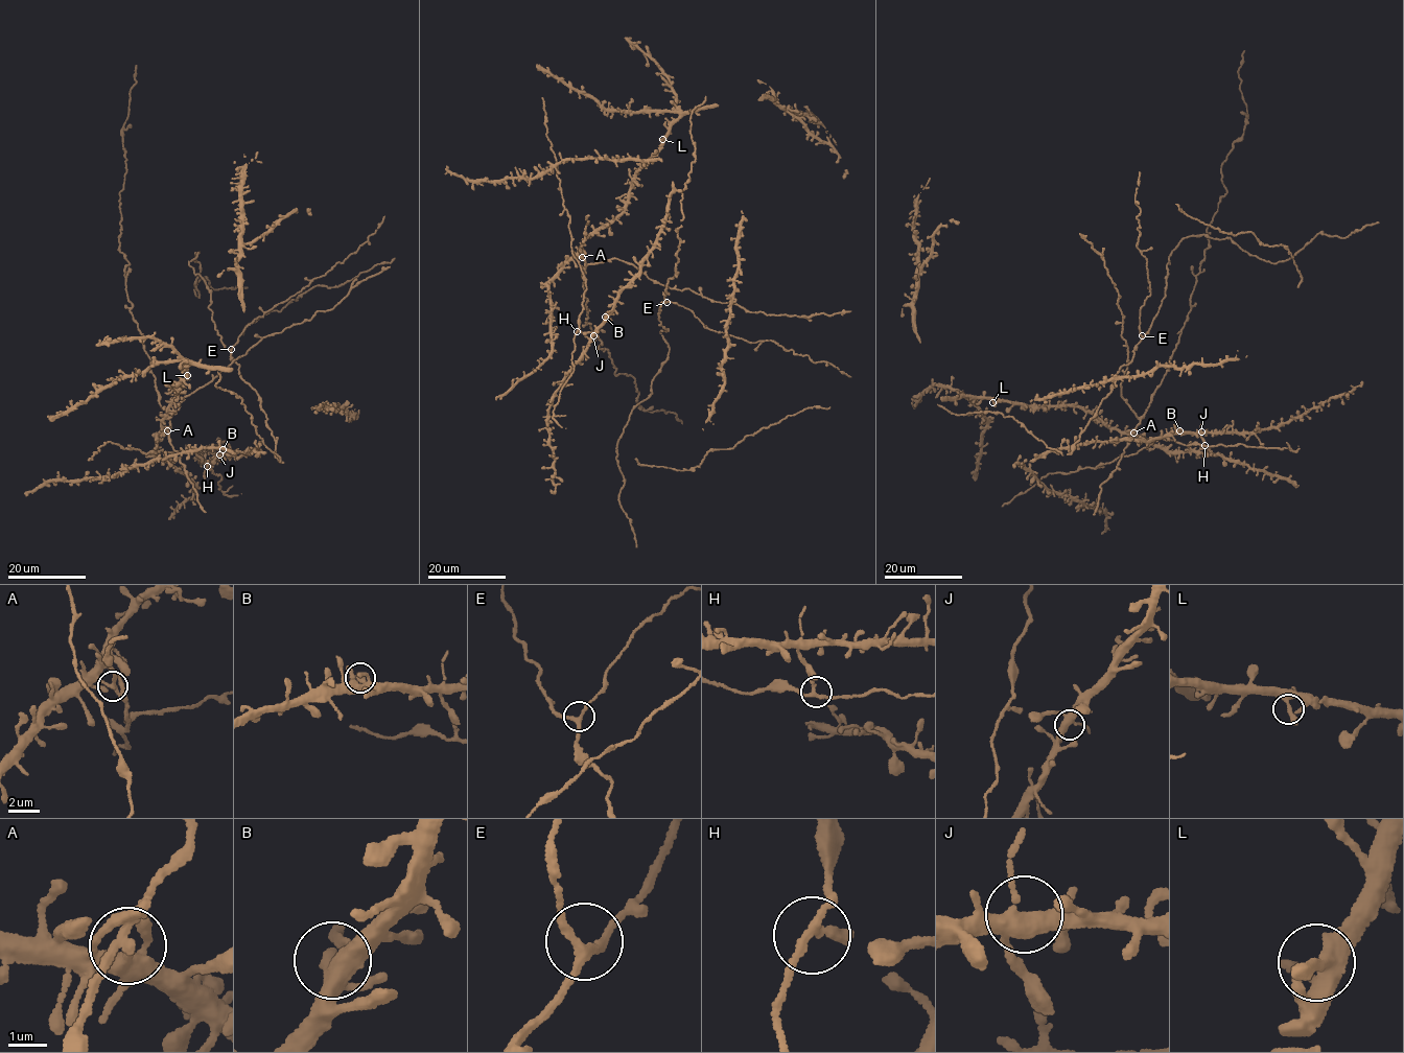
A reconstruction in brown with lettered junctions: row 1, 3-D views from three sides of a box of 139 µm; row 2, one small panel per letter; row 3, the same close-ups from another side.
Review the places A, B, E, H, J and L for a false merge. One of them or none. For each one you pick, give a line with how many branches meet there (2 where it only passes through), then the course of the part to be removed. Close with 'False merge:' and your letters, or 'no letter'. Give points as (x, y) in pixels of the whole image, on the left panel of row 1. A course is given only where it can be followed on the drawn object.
False merge: no letter

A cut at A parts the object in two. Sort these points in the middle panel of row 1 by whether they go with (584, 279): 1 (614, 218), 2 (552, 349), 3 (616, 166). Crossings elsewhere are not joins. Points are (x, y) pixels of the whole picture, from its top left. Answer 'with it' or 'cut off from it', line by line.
1: cut off from it
2: cut off from it
3: with it

